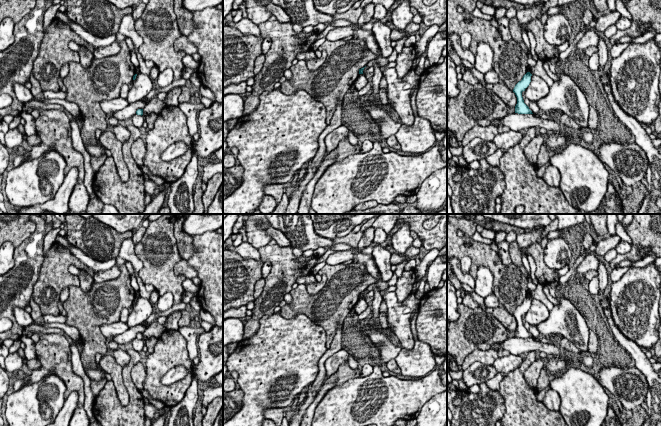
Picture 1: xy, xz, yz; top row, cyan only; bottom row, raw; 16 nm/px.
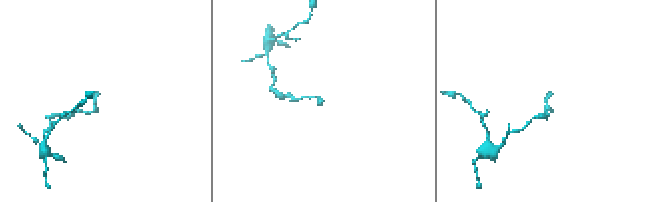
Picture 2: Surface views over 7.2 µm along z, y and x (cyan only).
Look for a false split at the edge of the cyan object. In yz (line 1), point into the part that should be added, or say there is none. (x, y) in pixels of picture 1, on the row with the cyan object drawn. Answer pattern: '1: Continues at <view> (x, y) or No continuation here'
1: No continuation here

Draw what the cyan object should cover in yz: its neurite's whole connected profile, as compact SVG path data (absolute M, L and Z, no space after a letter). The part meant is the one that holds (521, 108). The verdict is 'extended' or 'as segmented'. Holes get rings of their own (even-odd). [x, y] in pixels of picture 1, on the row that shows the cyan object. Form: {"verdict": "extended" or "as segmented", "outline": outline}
{"verdict": "as segmented", "outline": "M527 72L521 81L519 81L514 89L513 92L515 93L517 97L517 104L515 106L515 113L518 114L533 114L532 111L529 109L529 107L524 103L522 92L525 91L525 89L529 86L531 82L531 76L532 74L530 72Z"}

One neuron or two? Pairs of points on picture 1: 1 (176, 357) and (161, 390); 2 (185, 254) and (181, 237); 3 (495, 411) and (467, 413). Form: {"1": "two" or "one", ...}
{"1": "one", "2": "one", "3": "one"}

